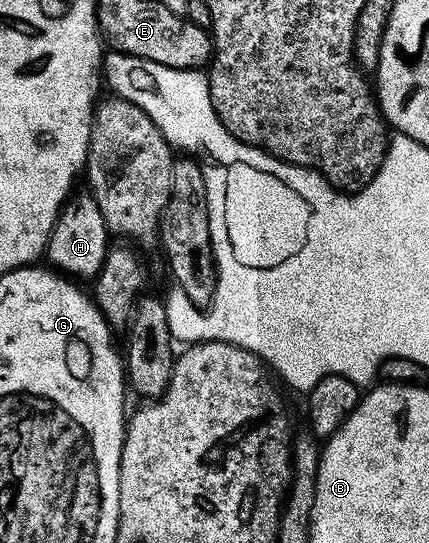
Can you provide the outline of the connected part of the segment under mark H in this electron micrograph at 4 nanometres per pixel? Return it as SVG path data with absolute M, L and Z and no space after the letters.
M86 190L77 192L75 191L62 205L62 211L58 213L58 221L54 224L50 241L46 244L44 256L45 259L51 260L49 263L59 273L67 277L93 278L98 275L112 237L106 230L104 214L100 214L100 206L96 206L96 198Z

